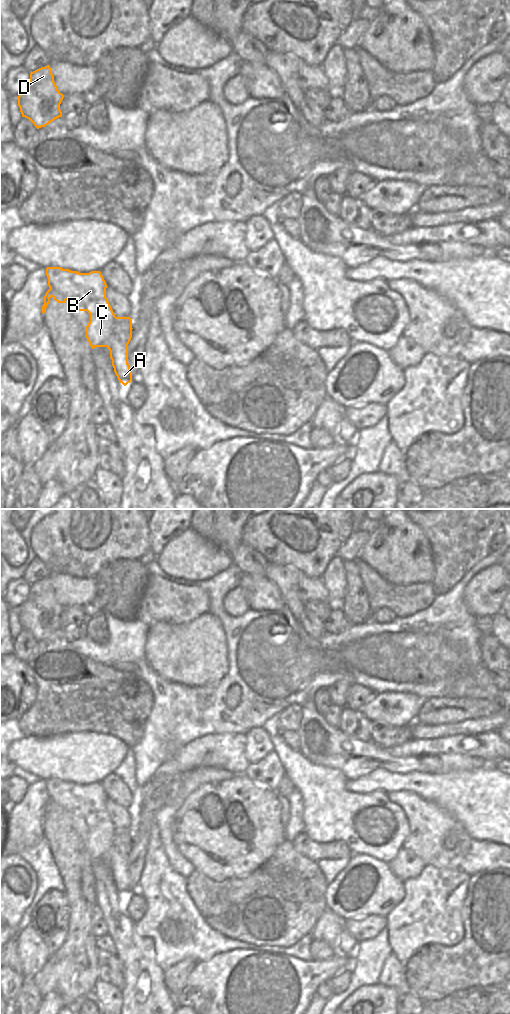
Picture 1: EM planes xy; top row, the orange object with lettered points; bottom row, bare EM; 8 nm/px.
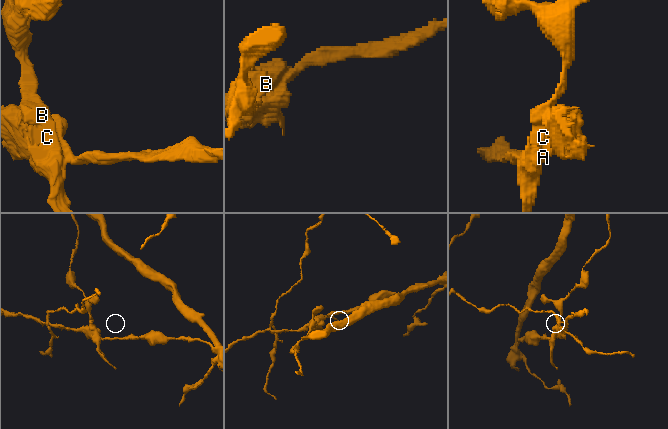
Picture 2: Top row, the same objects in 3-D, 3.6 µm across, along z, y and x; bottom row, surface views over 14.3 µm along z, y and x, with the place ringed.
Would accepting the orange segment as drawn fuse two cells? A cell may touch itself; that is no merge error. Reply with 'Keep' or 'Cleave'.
Cleave.

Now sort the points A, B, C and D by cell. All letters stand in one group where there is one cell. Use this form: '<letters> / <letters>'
A / B C D

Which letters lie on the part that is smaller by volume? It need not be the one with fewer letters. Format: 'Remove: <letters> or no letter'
Remove: B, C, D

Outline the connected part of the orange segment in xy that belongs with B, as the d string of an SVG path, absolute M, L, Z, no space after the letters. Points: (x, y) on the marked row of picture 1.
M47 267L46 276L48 286L63 295L72 306L72 311L87 311L90 314L90 322L86 326L86 338L91 346L107 347L110 350L110 340L116 324L116 316L106 298L108 287L100 271L79 273L61 267Z

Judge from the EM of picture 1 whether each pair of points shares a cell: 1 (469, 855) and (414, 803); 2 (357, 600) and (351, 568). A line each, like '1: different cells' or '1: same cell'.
1: same cell
2: same cell

